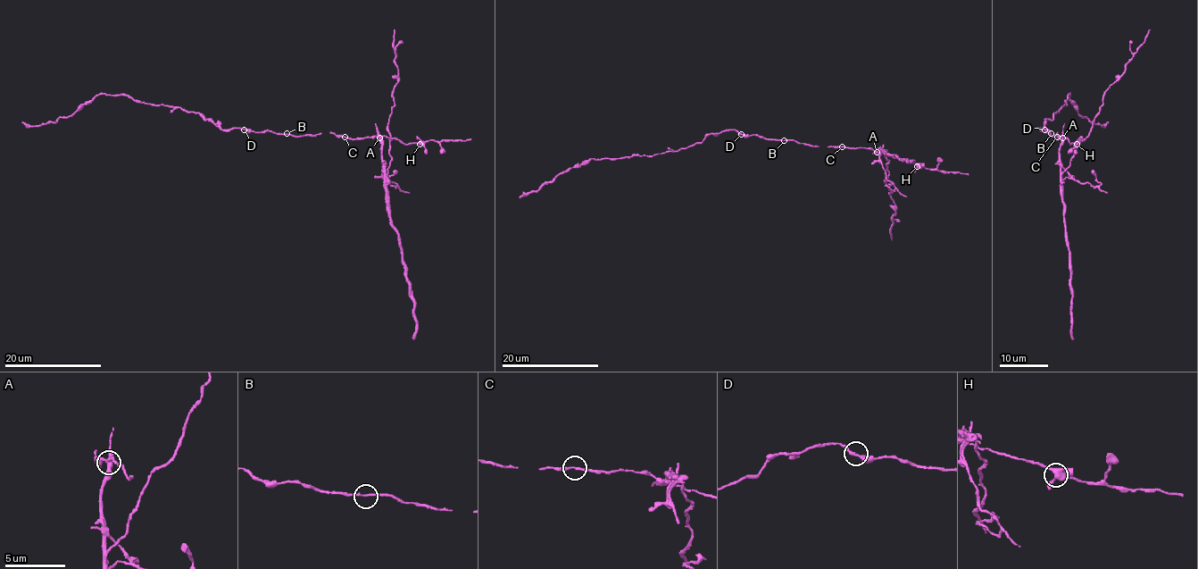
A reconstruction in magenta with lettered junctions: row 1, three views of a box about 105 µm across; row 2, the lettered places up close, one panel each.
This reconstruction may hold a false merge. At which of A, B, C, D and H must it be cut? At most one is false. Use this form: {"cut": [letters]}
{"cut": ["A"]}

